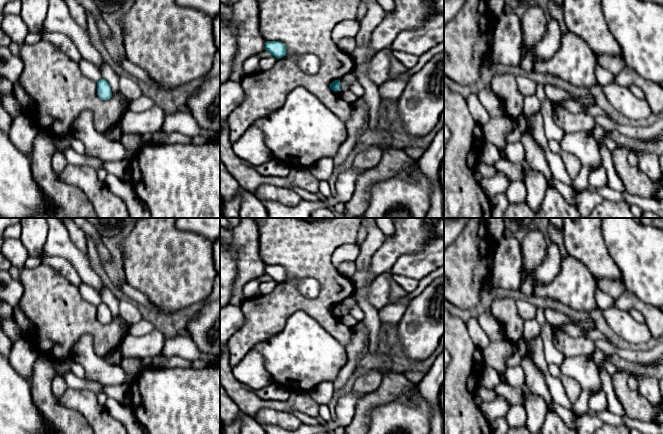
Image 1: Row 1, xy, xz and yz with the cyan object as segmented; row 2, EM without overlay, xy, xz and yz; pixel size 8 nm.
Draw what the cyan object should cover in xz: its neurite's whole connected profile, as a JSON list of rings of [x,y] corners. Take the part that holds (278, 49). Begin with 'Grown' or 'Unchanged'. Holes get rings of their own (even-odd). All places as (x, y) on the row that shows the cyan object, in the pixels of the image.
Unchanged. [[[266,41],[265,50],[277,59],[284,57],[287,53],[286,45],[279,41]]]

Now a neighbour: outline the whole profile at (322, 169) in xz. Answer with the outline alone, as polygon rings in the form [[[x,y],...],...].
[[[321,158],[316,161],[311,167],[309,167],[312,175],[318,181],[329,181],[331,174],[334,169],[334,159],[333,158]]]

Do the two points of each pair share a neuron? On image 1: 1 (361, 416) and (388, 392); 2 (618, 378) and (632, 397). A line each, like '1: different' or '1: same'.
1: same
2: same

